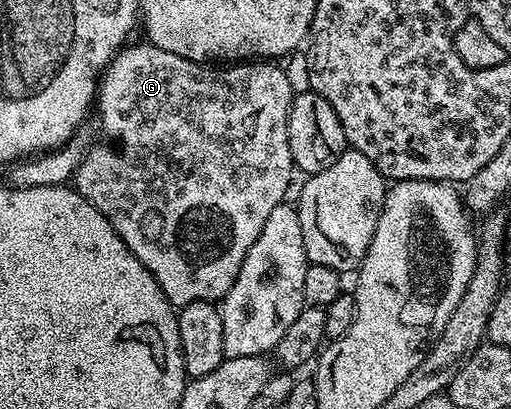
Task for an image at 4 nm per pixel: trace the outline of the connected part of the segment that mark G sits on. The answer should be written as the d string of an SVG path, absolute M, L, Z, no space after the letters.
M139 41L123 46L122 50L110 60L106 70L102 72L96 96L96 115L102 122L102 131L110 139L118 142L118 147L91 146L74 172L73 186L81 193L116 229L116 233L128 245L128 249L156 277L164 297L175 307L181 309L192 301L209 299L221 301L228 289L236 281L240 273L240 265L244 265L244 257L248 257L248 249L260 237L260 229L264 229L264 221L287 198L290 191L290 178L296 175L294 158L288 145L288 117L290 102L294 100L295 88L290 88L290 79L274 61L238 61L233 65L207 65L191 59L180 57L176 53L168 53L168 49L153 47L151 43Z

